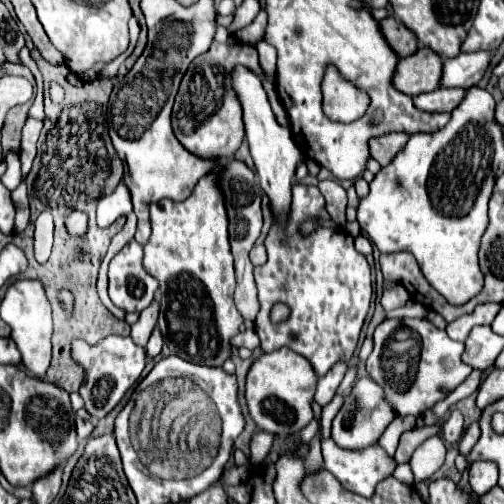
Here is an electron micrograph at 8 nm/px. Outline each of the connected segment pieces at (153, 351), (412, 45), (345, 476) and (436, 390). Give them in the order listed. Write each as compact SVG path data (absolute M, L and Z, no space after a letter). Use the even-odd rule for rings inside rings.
M155 327L146 344L146 354L148 354L148 358L154 358L160 354L160 350L162 350L162 336L160 336L160 330Z
M392 16L380 20L380 32L382 32L384 40L388 40L390 48L394 48L398 58L406 58L418 50L416 36Z
M322 440L322 456L324 468L332 472L340 484L364 498L370 498L374 486L396 468L396 462L386 456L378 444L362 450L344 450L332 440Z
M394 318L394 320L384 320L374 330L374 350L366 360L366 370L368 376L378 386L382 386L386 400L392 404L398 415L417 417L432 408L436 402L444 400L472 372L472 368L460 360L462 352L464 352L462 342L450 340L444 330L436 328L428 320ZM396 370L406 370L408 378L404 380L402 376L398 376L400 372ZM396 380L400 382L394 386Z

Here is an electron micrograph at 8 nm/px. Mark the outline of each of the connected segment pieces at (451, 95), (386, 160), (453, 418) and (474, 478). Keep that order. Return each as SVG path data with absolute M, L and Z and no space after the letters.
M436 88L426 94L414 96L414 106L422 112L452 112L462 102L462 88Z
M390 132L378 138L370 140L370 156L380 162L380 166L386 166L392 162L392 158L402 150L406 144L408 134L406 132Z
M452 410L450 418L444 424L444 436L446 436L448 442L456 444L460 440L462 432L464 432L464 416L462 416L460 410Z
M476 460L476 464L470 466L470 486L480 496L486 494L492 486L498 482L498 466L490 460Z

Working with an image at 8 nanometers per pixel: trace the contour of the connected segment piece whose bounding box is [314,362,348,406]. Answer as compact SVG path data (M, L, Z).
M338 362L338 364L334 364L334 368L332 368L324 378L320 378L320 380L318 380L314 400L316 400L320 406L326 406L326 404L334 398L334 394L336 394L336 390L338 390L338 386L340 386L340 382L342 382L342 378L344 378L344 374L346 374L346 370L348 370L348 364Z

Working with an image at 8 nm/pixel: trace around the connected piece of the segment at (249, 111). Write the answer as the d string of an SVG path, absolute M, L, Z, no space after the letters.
M234 66L230 76L232 76L232 88L238 94L238 102L242 106L242 120L244 120L244 128L246 128L246 140L250 144L250 154L252 154L256 170L258 170L260 186L264 188L264 192L268 194L268 198L272 202L274 216L276 214L286 214L288 208L290 208L290 198L292 198L290 188L292 188L292 182L294 182L294 170L296 170L296 164L302 160L302 152L296 146L296 142L292 138L292 132L288 128L282 128L276 122L276 116L270 108L268 94L262 86L260 76L254 74L246 66Z

